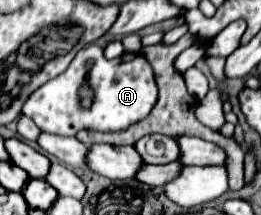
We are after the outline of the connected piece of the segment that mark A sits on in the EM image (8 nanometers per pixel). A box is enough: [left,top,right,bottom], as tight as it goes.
[23,43,157,137]

